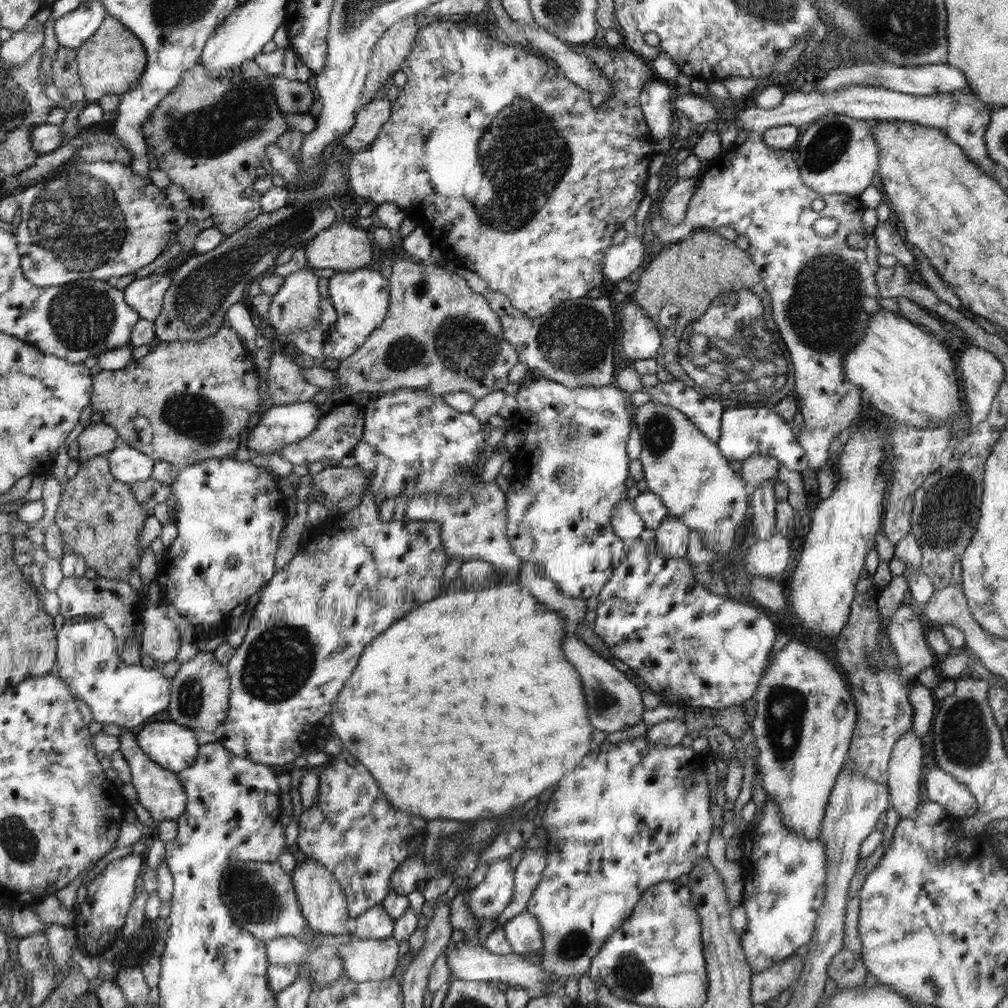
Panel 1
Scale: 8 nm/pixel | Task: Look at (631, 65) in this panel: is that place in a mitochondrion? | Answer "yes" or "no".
no

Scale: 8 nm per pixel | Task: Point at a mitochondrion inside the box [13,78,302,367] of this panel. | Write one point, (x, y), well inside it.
(75, 219)

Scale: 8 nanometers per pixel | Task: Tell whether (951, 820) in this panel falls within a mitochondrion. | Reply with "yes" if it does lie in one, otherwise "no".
no

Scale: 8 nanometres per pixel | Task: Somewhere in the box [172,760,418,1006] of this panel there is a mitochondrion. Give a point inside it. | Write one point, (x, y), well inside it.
(259, 903)

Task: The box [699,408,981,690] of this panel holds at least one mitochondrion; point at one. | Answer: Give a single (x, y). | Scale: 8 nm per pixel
(949, 509)

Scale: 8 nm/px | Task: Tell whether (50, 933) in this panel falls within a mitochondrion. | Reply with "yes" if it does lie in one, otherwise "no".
no

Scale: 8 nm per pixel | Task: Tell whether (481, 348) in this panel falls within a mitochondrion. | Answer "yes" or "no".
yes

